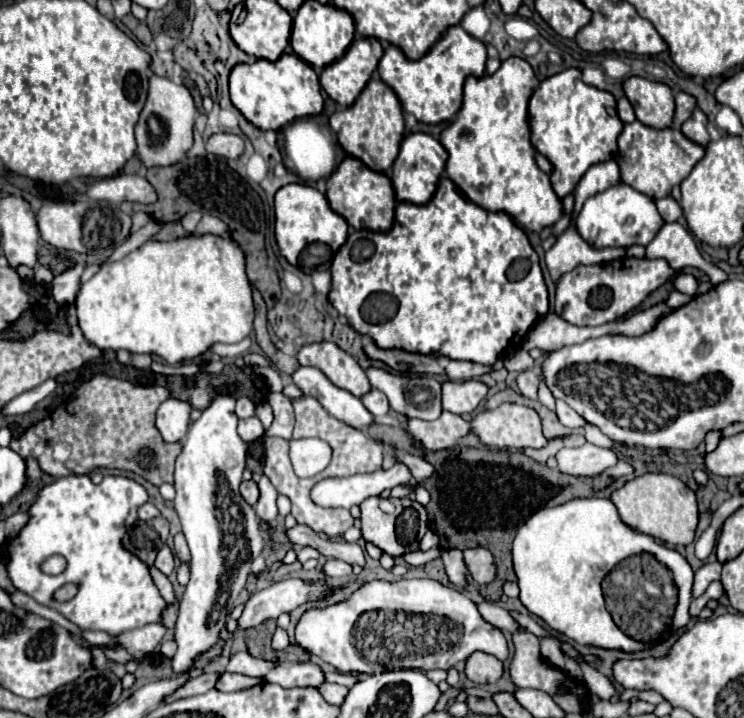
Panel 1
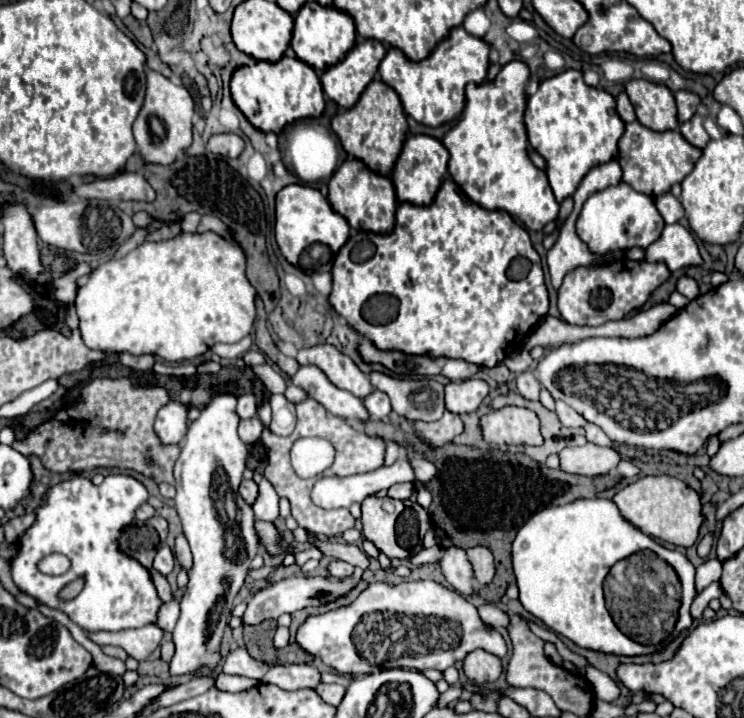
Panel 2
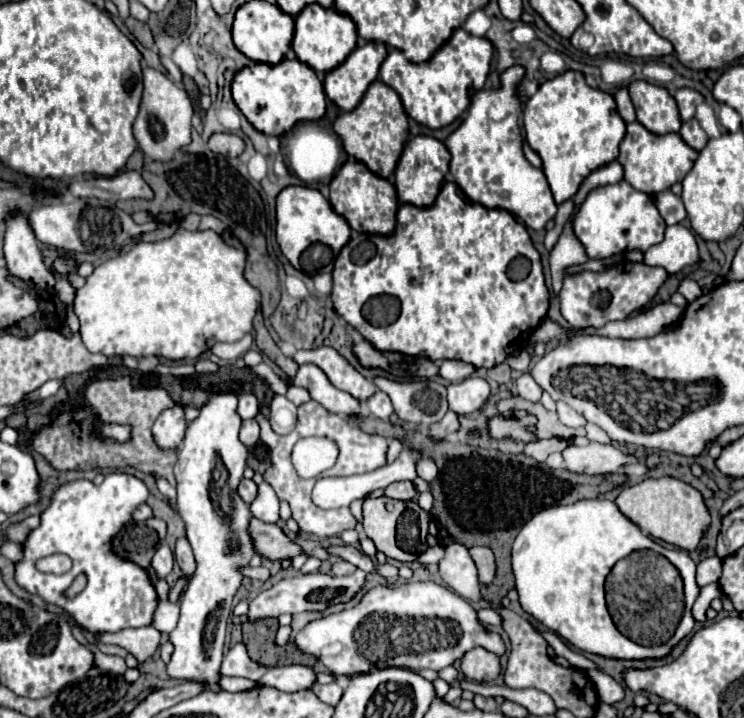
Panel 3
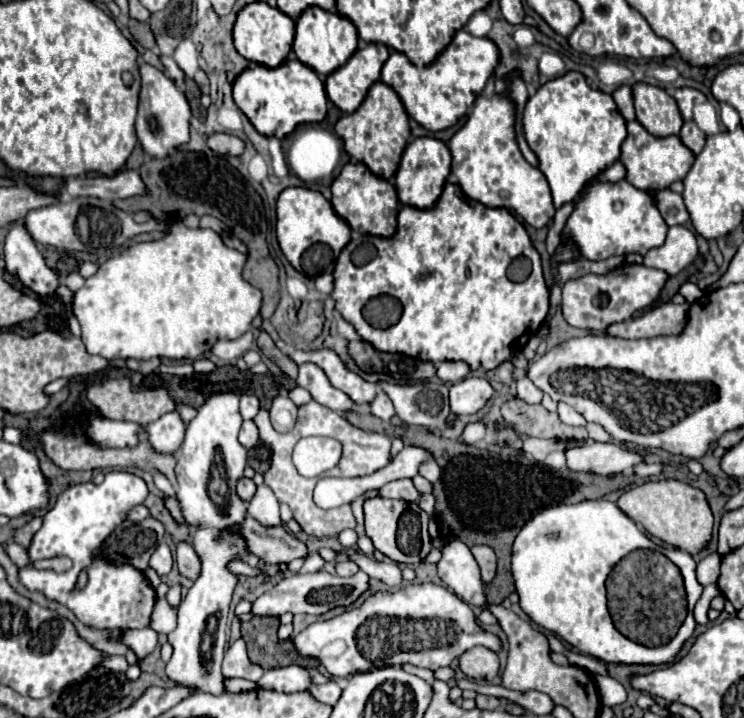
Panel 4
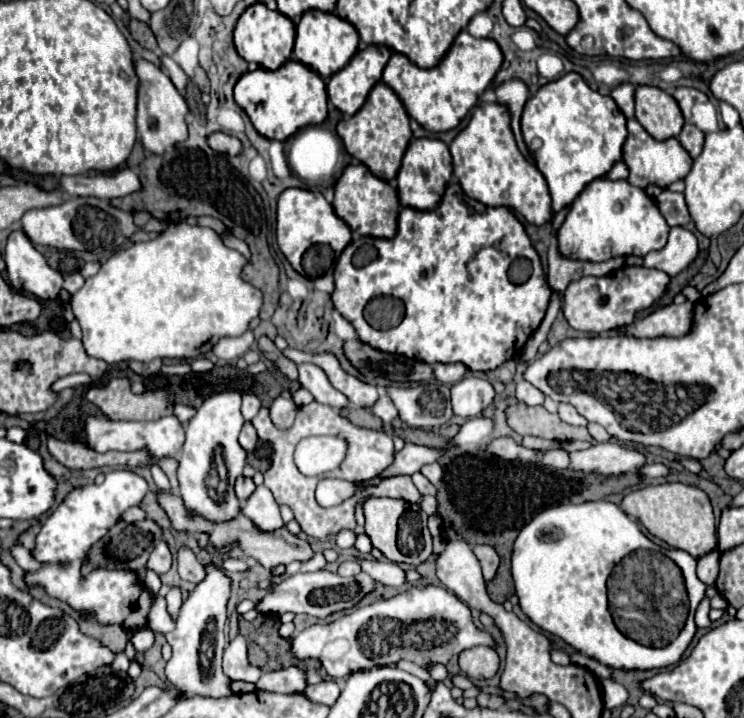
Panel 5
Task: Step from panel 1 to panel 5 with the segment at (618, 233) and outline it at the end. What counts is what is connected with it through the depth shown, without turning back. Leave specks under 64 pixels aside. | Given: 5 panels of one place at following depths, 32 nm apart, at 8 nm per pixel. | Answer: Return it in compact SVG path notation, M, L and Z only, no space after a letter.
M596 178L592 180L584 192L574 200L564 224L558 230L558 242L560 242L560 254L568 258L578 258L578 260L588 260L588 262L604 262L614 256L646 256L652 250L664 248L668 240L670 226L666 224L664 216L656 208L654 200L646 196L644 190L630 186L626 180L606 180L606 178Z

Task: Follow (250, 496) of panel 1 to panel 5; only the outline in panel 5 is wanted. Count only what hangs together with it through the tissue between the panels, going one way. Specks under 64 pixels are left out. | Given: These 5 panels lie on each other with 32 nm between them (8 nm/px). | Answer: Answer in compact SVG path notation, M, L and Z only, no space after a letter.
M240 476L238 480L236 480L236 496L240 498L240 500L246 500L252 492L254 492L254 482L252 482L252 478L244 478L244 476Z

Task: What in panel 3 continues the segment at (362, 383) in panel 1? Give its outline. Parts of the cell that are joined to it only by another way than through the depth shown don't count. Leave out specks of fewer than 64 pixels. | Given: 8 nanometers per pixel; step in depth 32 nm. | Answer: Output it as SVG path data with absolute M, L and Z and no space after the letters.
M320 346L320 348L312 348L312 350L298 350L294 360L298 364L316 364L318 368L324 370L328 380L336 388L350 392L360 402L368 400L378 390L372 384L372 380L364 378L344 356L340 356L330 346Z

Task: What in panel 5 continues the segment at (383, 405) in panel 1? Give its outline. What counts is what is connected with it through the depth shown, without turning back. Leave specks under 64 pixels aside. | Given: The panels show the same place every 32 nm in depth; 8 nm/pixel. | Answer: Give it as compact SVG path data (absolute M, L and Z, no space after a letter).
M380 390L380 398L378 398L376 404L372 406L372 412L374 412L378 418L382 418L386 424L390 424L394 418L398 418L396 406L392 404L390 396L388 396L384 390Z

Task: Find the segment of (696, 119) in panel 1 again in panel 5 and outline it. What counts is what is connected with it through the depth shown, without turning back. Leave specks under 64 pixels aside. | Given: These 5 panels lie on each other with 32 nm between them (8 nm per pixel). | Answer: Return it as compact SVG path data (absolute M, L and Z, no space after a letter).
M686 122L680 136L678 136L680 144L690 152L692 158L698 158L700 152L702 152L702 146L704 146L704 132L698 130L694 124Z

